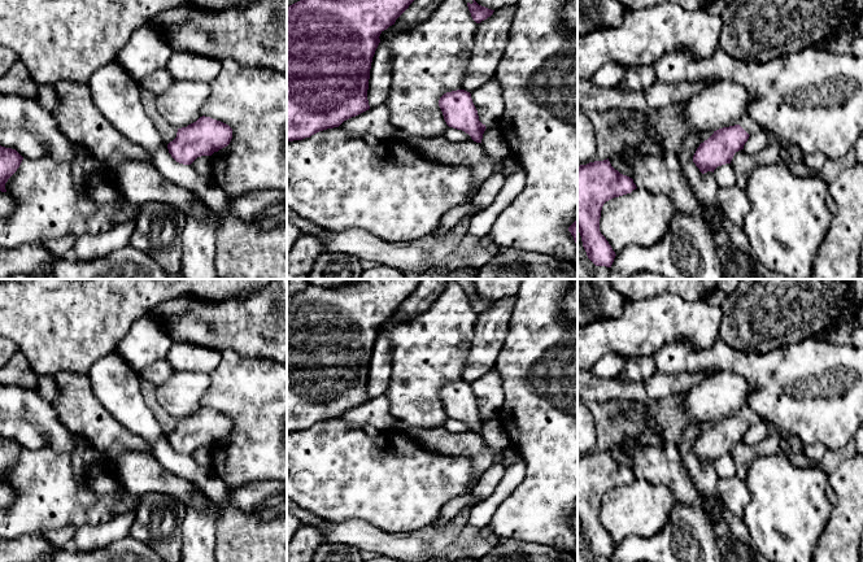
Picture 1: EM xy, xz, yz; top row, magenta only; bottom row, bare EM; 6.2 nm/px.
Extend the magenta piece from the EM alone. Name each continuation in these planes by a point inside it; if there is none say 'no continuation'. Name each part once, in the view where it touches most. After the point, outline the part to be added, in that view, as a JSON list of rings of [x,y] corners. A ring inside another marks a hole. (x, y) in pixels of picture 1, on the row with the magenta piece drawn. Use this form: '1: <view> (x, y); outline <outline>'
no continuation

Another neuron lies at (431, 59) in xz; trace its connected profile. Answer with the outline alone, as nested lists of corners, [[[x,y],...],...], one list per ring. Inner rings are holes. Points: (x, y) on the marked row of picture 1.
[[[443,0],[433,13],[417,26],[397,31],[392,25],[382,31],[379,39],[392,55],[391,92],[384,104],[396,130],[415,138],[444,136],[448,125],[439,100],[446,92],[462,90],[476,30],[478,23],[465,0]]]

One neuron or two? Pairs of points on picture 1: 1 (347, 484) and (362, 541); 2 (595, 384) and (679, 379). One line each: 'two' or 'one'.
1: two
2: one

